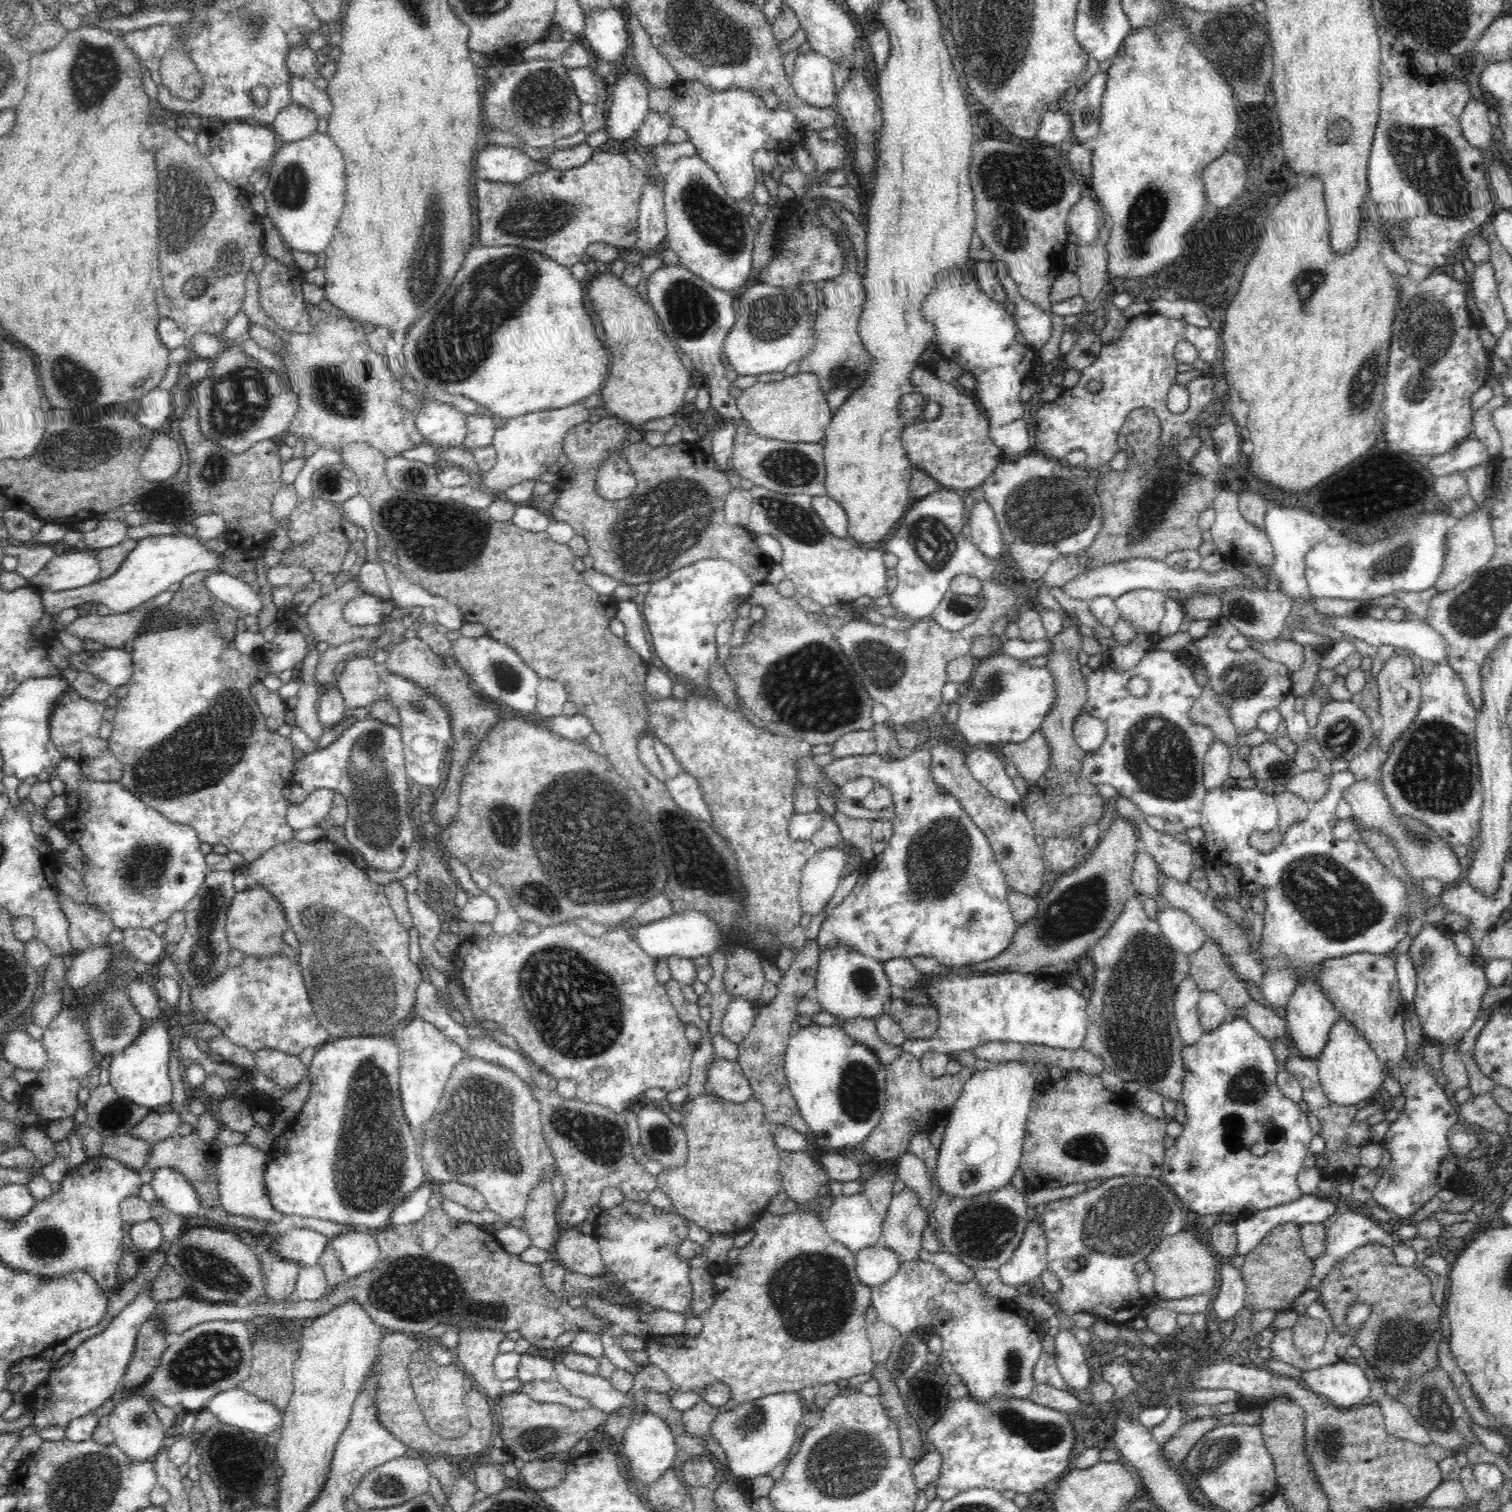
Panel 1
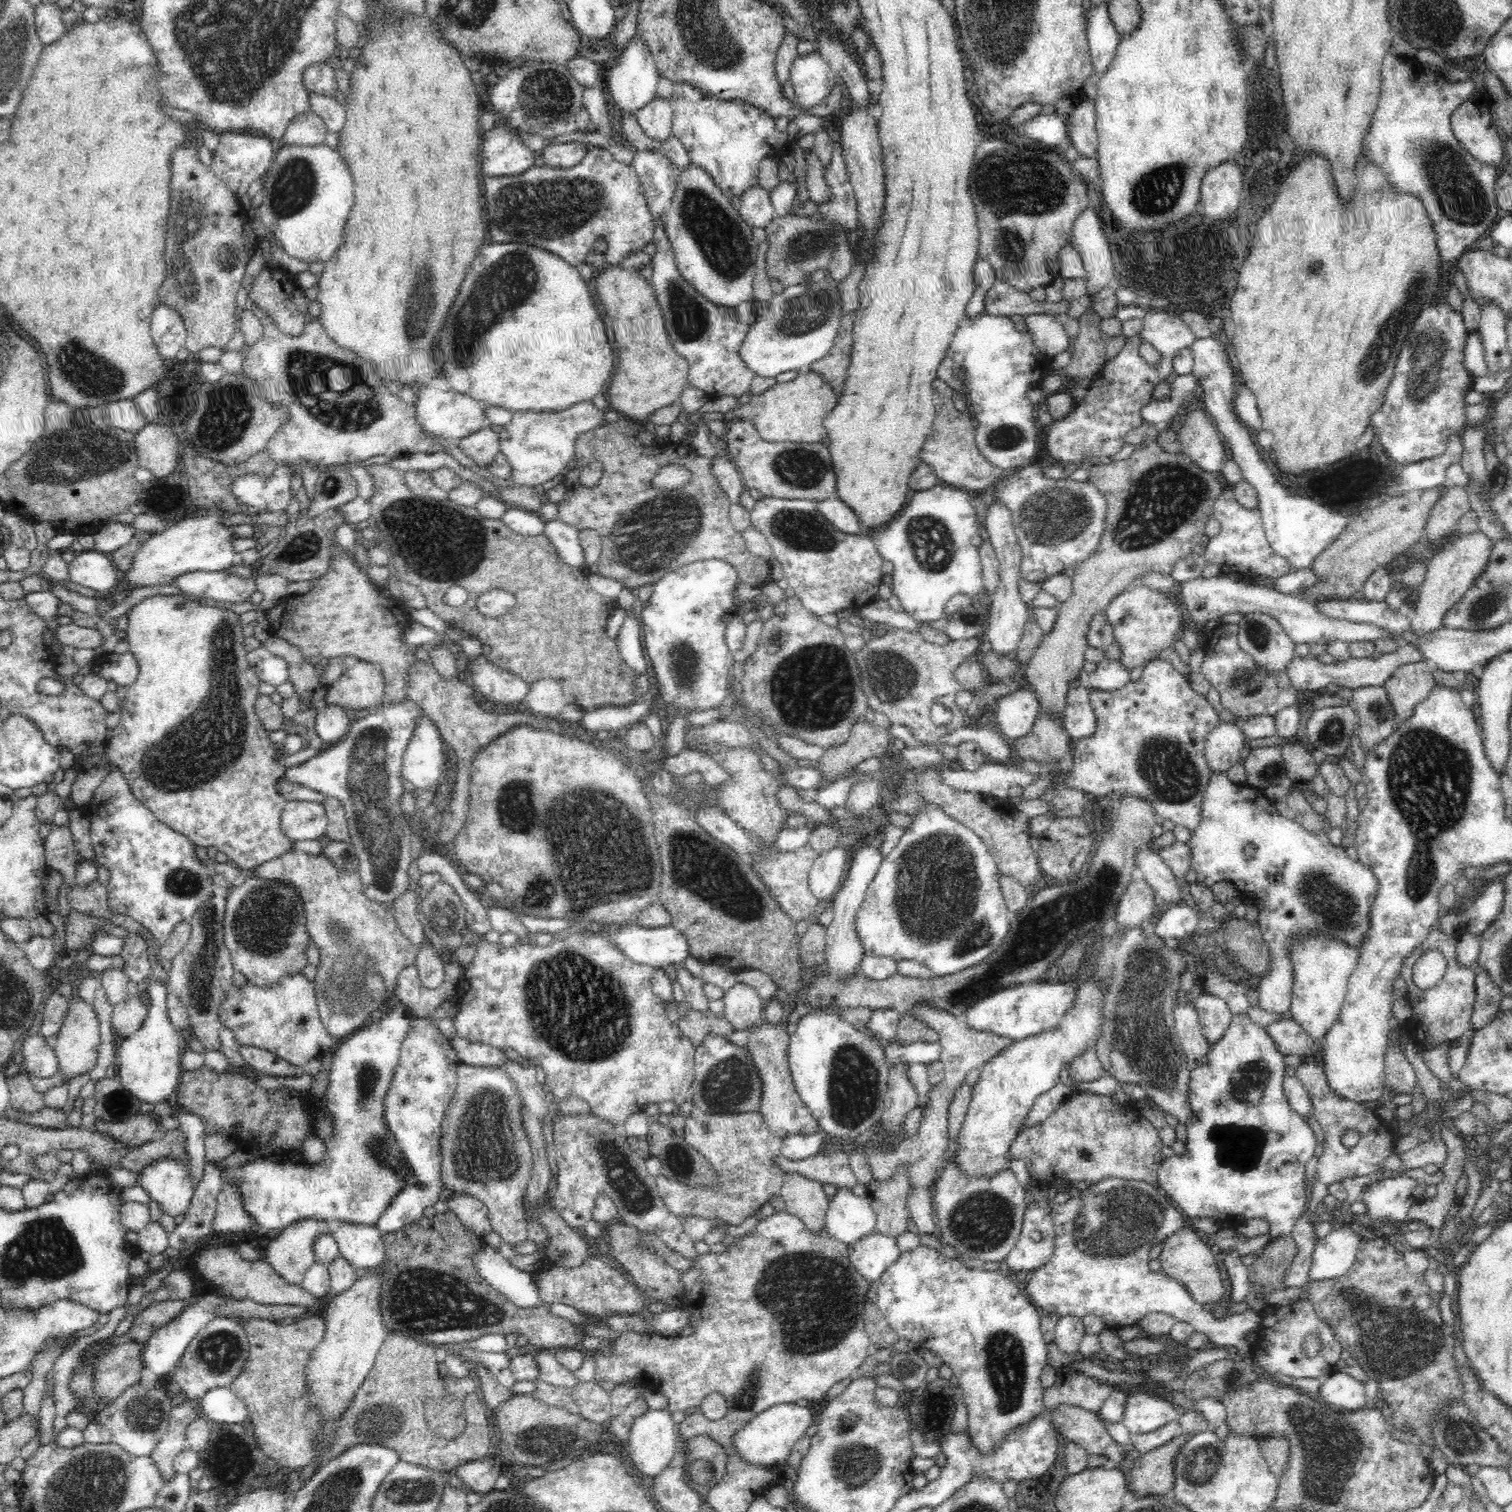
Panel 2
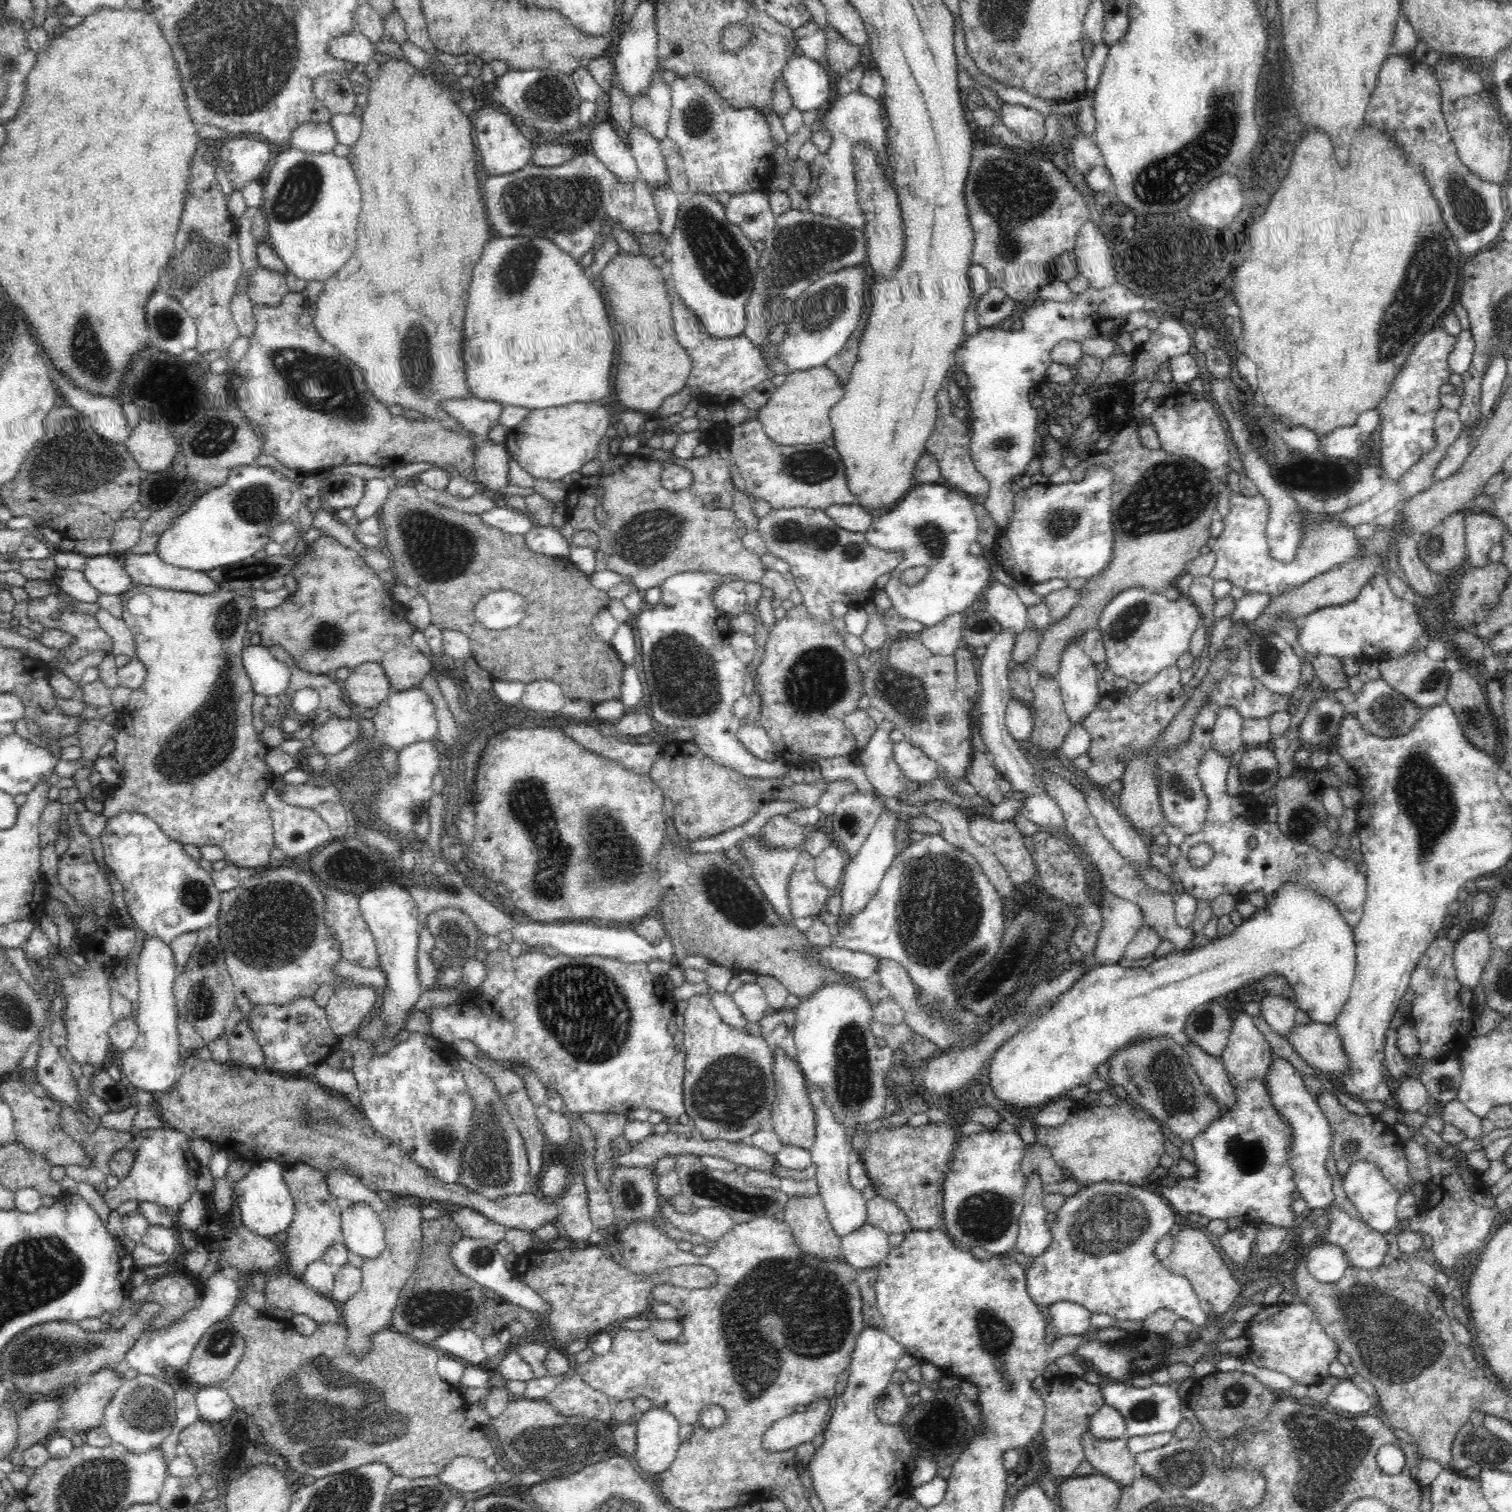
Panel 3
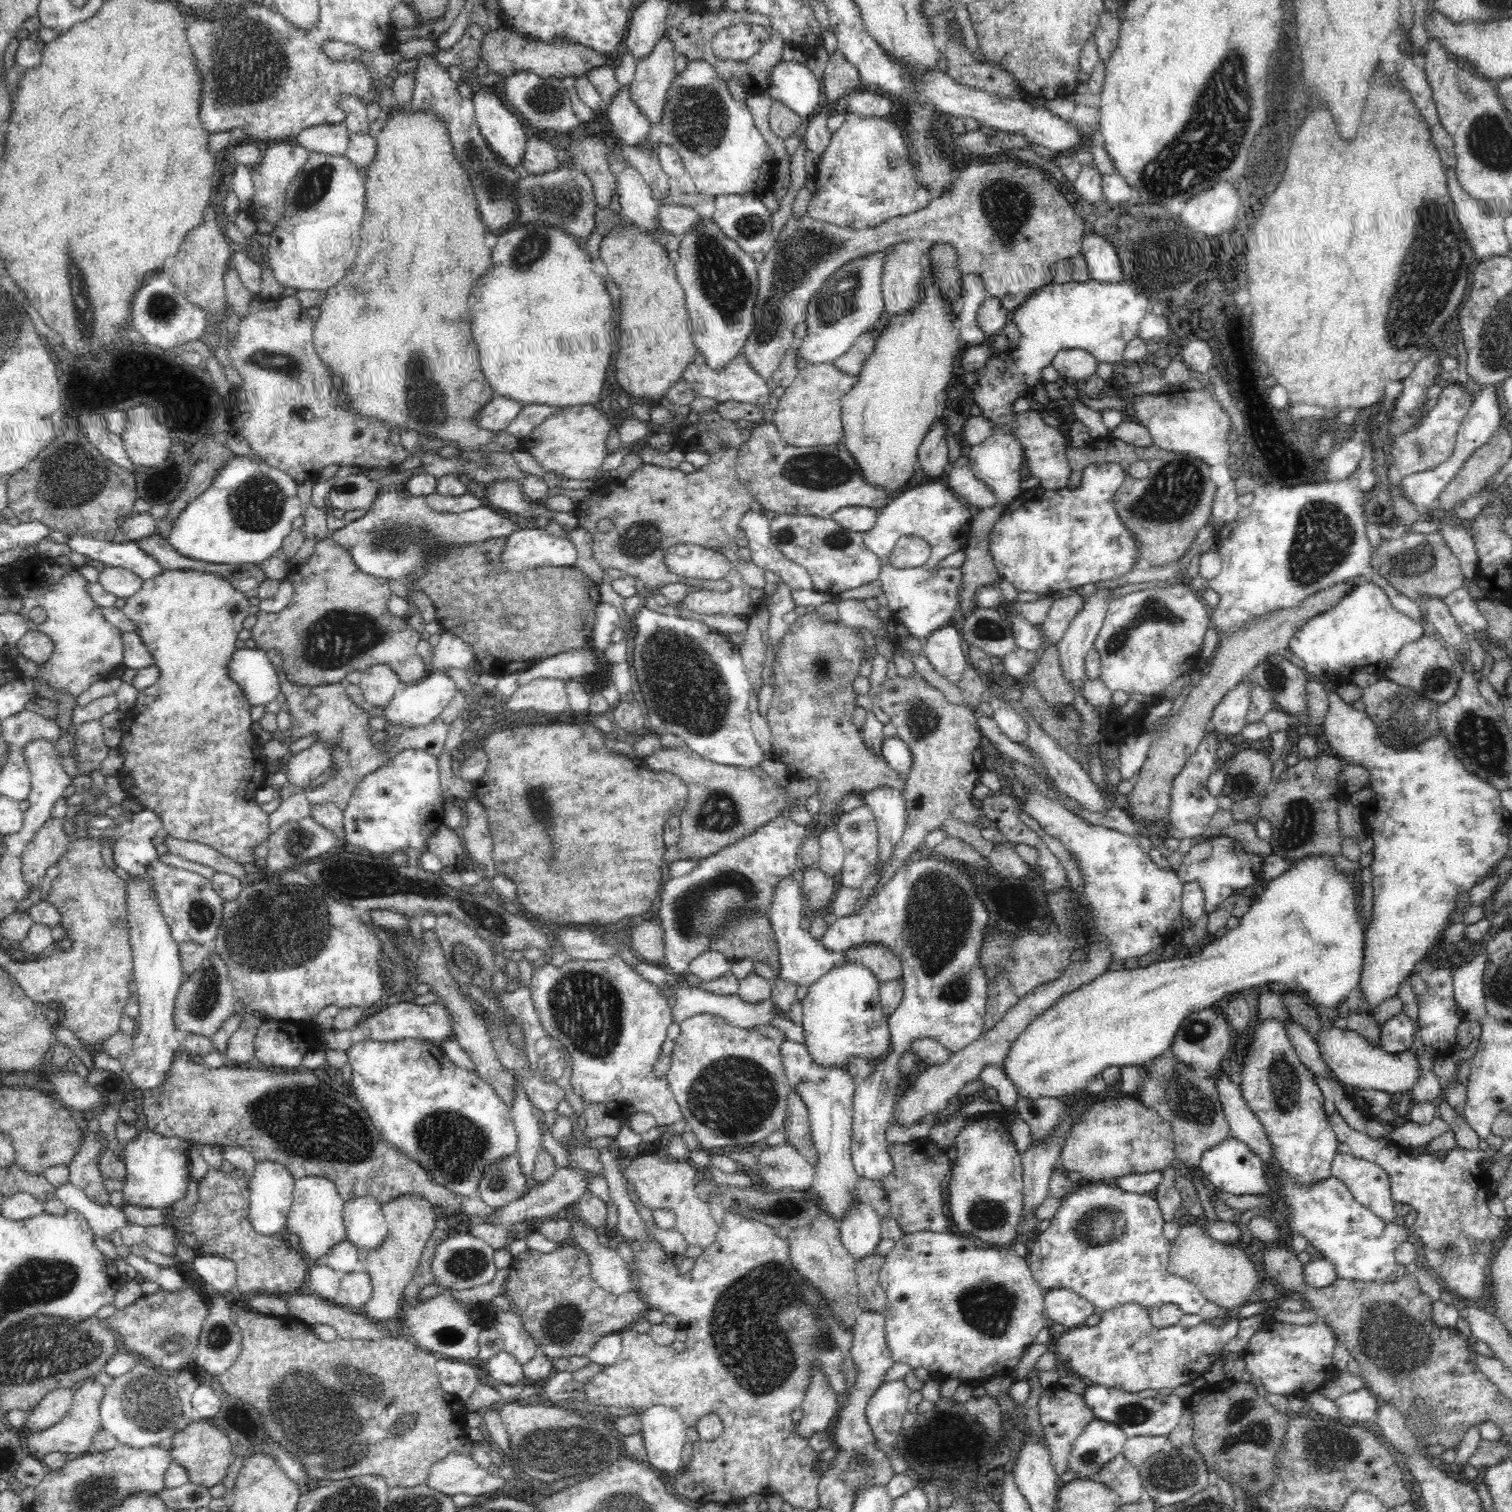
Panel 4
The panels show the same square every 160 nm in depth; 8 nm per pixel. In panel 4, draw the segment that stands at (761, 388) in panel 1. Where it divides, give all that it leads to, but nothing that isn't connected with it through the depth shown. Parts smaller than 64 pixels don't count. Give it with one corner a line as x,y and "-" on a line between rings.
832,363
812,365
798,371
795,380
785,389
784,396
779,401
774,401
773,409
767,421
776,425
781,440
796,447
808,446
841,446
844,438
844,425
840,418
840,404
844,396
856,386
859,376
850,376
840,372
840,369

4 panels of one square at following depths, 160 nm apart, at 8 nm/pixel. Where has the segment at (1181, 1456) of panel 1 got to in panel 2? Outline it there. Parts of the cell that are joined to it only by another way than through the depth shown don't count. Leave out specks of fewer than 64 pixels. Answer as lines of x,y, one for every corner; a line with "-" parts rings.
1180,1434
1162,1446
1135,1456
1134,1462
1129,1465
1129,1475
1132,1477
1130,1490
1140,1498
1144,1496
1171,1495
1175,1484
1175,1456
1183,1447
1184,1442
1190,1440
1192,1434

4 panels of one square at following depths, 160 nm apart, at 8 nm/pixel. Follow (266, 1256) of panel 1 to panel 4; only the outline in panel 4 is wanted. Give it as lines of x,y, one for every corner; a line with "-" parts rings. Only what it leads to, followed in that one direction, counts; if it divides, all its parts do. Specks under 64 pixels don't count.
304,1175
294,1180
293,1203
287,1221
288,1234
298,1234
307,1258
320,1261
336,1244
347,1241
344,1223
345,1200
340,1197
336,1185
320,1175

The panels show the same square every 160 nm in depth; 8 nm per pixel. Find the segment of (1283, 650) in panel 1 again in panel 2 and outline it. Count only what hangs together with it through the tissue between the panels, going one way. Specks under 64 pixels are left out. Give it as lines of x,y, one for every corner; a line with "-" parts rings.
1408,643
1406,645
1400,644
1393,652
1381,654
1378,659
1350,657
1347,661
1336,661
1325,664
1312,656
1306,658
1294,656
1290,660
1290,664
1288,664
1286,674
1289,676
1292,686
1296,690
1318,690
1328,686
1328,684
1337,684
1340,687
1356,689
1363,686
1382,686
1392,676
1392,673
1398,666
1402,666
1404,663
1420,662
1423,659
1420,645

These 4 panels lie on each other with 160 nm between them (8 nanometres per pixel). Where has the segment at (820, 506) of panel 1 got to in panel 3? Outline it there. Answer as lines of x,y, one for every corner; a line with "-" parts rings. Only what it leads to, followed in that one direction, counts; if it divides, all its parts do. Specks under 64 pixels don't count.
858,503
856,504
832,504
825,510
828,516
839,528
844,528
852,533
865,534
873,524
874,518
870,511
864,510

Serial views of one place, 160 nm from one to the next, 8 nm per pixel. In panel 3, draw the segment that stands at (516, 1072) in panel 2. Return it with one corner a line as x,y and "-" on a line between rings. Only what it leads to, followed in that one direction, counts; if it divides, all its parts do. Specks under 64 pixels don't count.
546,1104
536,1105
534,1112
542,1124
548,1145
568,1146
568,1142
572,1142
574,1135
568,1113
551,1111

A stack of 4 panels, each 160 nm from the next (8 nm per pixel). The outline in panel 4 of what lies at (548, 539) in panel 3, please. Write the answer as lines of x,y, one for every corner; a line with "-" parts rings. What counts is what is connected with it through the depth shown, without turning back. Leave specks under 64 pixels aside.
526,528
507,537
502,566
508,571
540,566
574,566
578,557
576,545
566,536
556,538
540,528

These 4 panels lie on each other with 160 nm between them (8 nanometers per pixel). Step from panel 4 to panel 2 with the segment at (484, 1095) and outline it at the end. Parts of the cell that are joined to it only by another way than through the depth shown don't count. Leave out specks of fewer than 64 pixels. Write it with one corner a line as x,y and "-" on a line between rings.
413,1017
399,1052
387,1096
384,1097
384,1120
396,1142
395,1151
411,1166
416,1182
396,1195
377,1222
382,1234
398,1231
424,1217
424,1209
439,1201
444,1185
440,1181
440,1126
452,1096
456,1094
457,1068
461,1064
450,1040
440,1033
432,1018

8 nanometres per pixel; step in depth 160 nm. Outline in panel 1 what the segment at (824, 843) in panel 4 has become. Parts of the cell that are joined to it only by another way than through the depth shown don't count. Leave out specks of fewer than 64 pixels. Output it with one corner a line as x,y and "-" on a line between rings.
834,847
818,851
803,869
800,886
800,910
815,917
831,900
844,877
845,850

